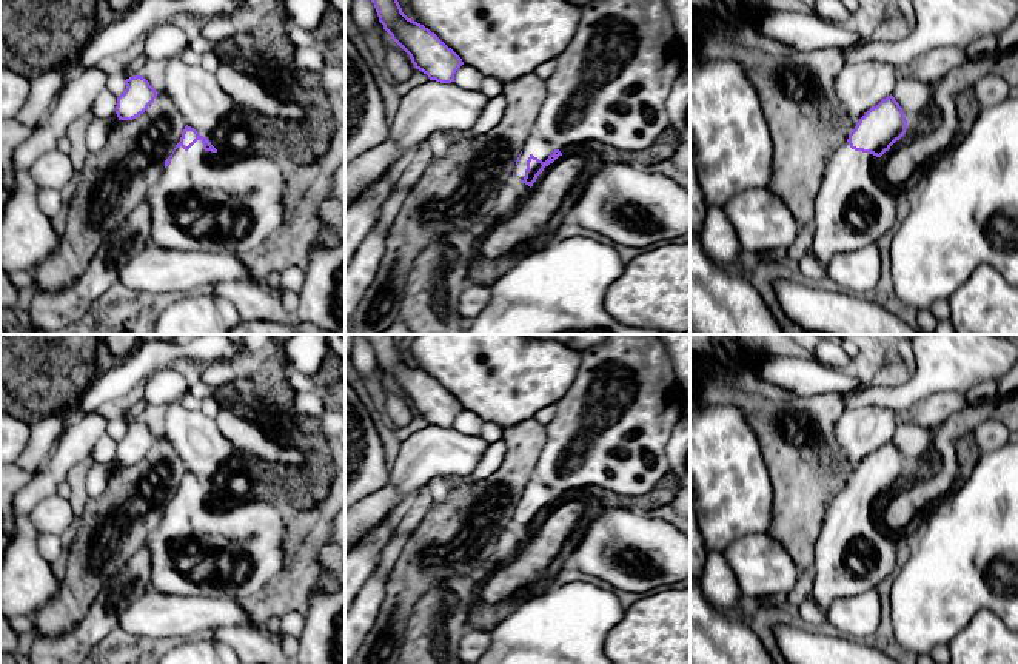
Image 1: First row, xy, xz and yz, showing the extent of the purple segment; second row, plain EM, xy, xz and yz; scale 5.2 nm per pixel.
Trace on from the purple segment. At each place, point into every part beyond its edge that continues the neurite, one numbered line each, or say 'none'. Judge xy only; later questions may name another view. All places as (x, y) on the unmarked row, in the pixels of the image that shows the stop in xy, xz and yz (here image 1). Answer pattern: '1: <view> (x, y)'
1: xy (224, 549)

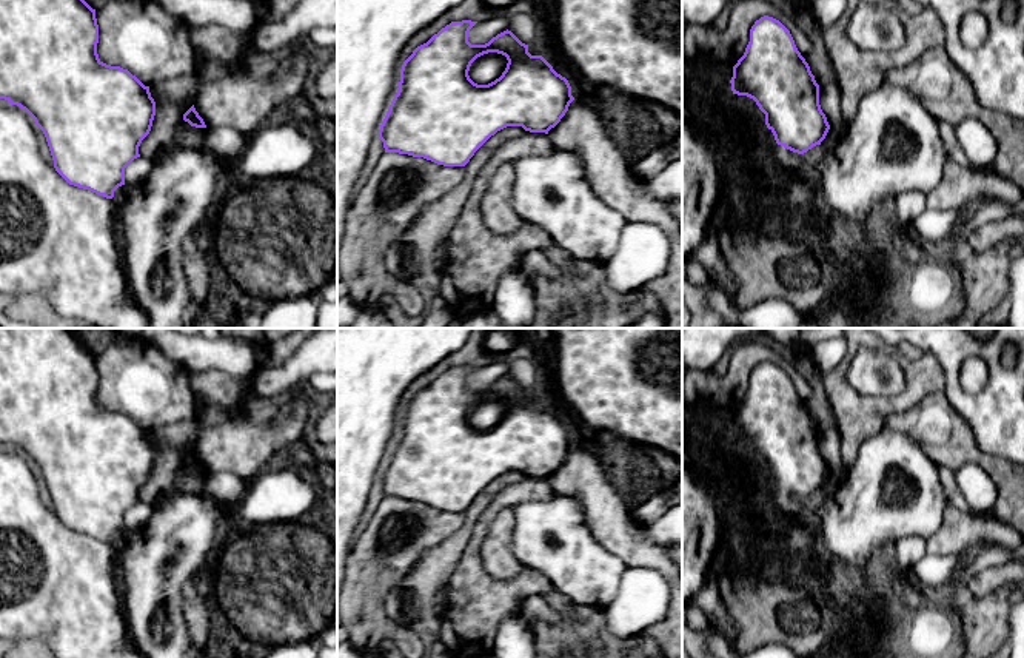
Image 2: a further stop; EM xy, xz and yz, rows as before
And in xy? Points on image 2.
none

